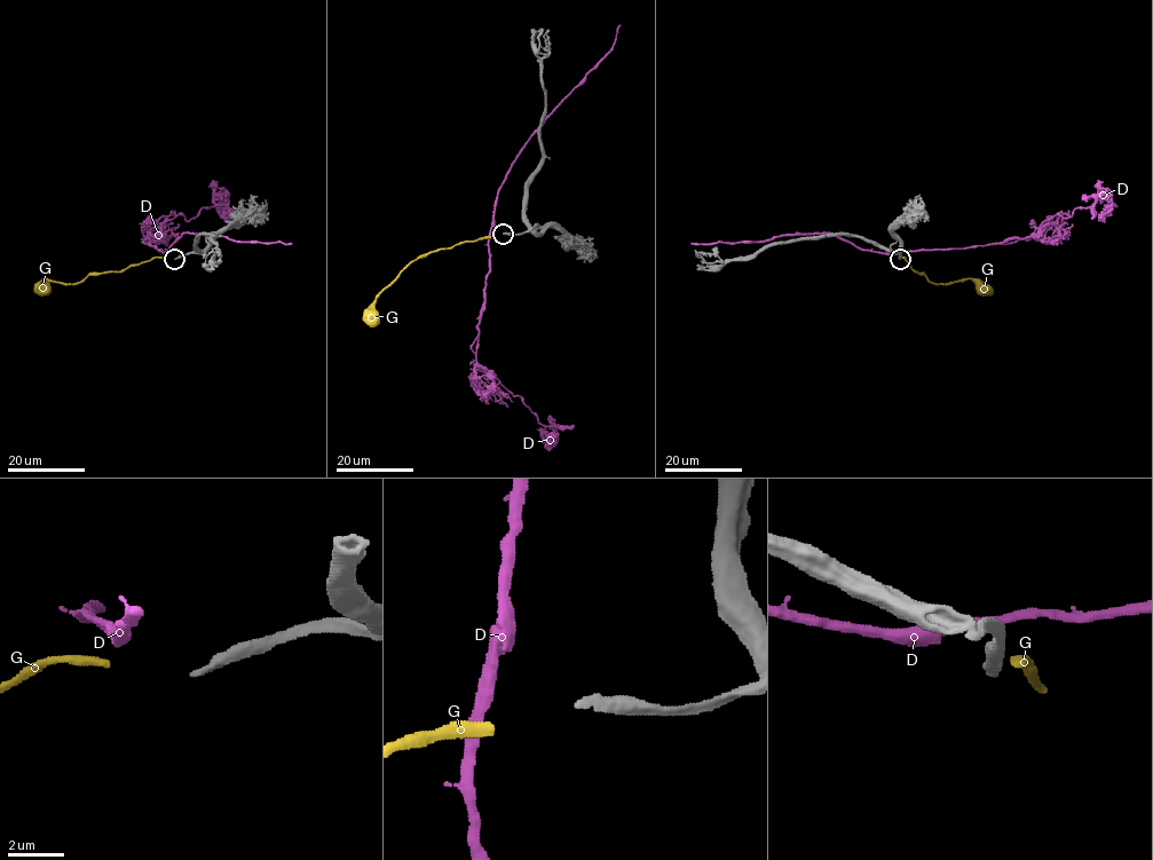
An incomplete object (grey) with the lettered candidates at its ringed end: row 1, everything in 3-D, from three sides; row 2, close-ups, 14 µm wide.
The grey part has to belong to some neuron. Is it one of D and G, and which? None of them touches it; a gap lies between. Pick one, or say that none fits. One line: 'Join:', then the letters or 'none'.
Join: none

